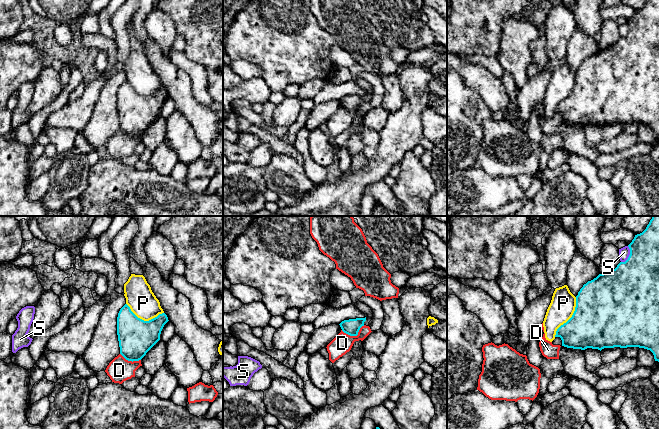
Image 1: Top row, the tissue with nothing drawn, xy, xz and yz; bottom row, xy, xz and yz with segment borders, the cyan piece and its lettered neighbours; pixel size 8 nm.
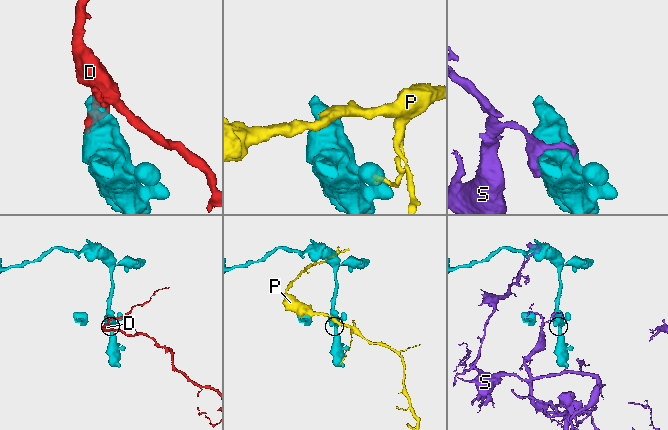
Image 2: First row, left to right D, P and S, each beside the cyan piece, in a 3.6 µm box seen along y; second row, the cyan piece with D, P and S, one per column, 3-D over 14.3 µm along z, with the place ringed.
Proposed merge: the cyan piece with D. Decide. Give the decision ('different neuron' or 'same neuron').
different neuron

